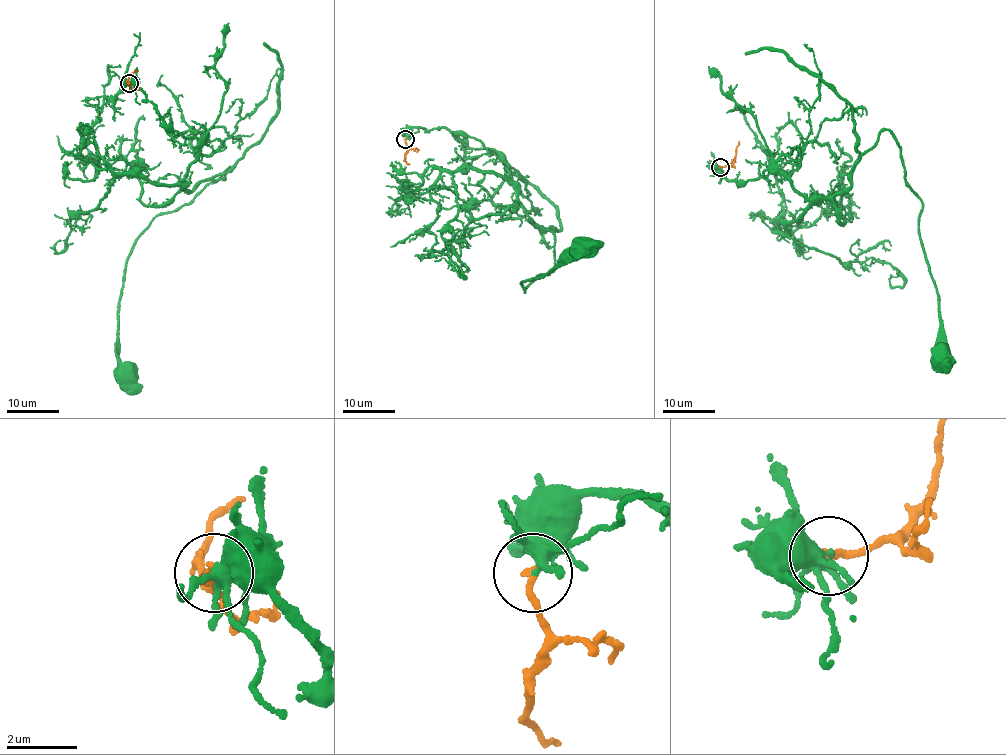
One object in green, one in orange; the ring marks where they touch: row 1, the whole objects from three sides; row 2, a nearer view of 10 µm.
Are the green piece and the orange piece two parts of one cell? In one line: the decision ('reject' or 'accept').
accept

